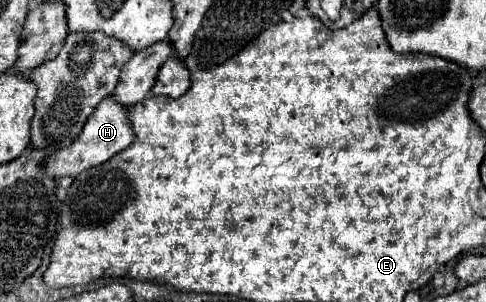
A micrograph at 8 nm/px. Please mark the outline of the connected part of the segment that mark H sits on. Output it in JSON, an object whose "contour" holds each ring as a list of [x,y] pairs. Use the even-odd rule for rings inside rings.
{"contour":[[[108,96],[102,100],[102,104],[98,104],[98,108],[90,116],[90,120],[84,124],[82,132],[76,136],[76,140],[70,146],[66,146],[64,150],[50,152],[46,156],[46,160],[42,160],[42,168],[48,176],[54,176],[54,178],[78,176],[80,172],[84,172],[88,168],[104,164],[114,154],[128,148],[132,144],[132,140],[134,140],[134,132],[130,128],[130,120],[128,120],[128,108],[120,106],[118,102],[114,102],[114,98]]]}

